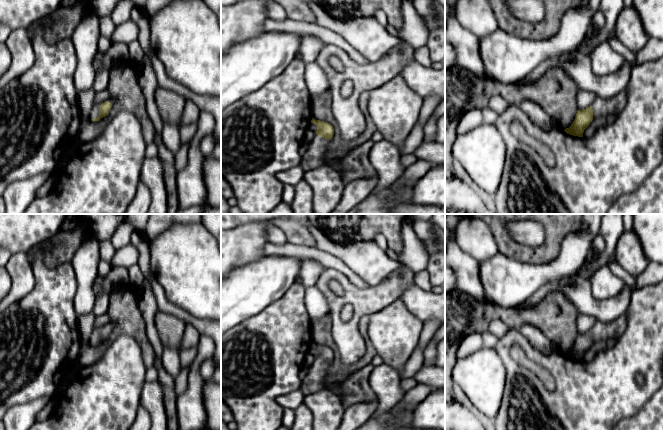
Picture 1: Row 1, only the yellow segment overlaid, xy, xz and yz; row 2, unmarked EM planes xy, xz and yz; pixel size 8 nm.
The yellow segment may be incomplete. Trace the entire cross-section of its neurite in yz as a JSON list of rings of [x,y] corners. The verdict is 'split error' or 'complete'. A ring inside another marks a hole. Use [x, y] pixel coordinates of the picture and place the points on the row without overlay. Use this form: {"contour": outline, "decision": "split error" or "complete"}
{"contour": [[[627,312],[612,322],[597,320],[590,331],[577,335],[573,347],[564,355],[573,360],[583,361],[584,354],[594,342],[606,341],[609,343],[612,339],[621,338],[626,330],[627,322]]], "decision": "split error"}

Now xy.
{"contour": [[[108,322],[108,324],[102,328],[94,328],[89,343],[92,345],[99,345],[101,342],[108,339],[113,328],[114,324],[112,322]]], "decision": "split error"}

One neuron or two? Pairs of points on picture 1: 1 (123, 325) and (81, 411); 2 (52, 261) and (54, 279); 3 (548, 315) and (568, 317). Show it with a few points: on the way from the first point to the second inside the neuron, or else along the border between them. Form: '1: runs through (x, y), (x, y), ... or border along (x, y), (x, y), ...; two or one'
1: border along (117, 335), (130, 334), (139, 347); two
2: border along (30, 262), (37, 252), (50, 268), (70, 262); two
3: runs through (553, 315), (563, 317); one

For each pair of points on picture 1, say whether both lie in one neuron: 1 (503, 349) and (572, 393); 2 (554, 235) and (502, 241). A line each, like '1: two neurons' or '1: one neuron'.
1: one neuron
2: one neuron

